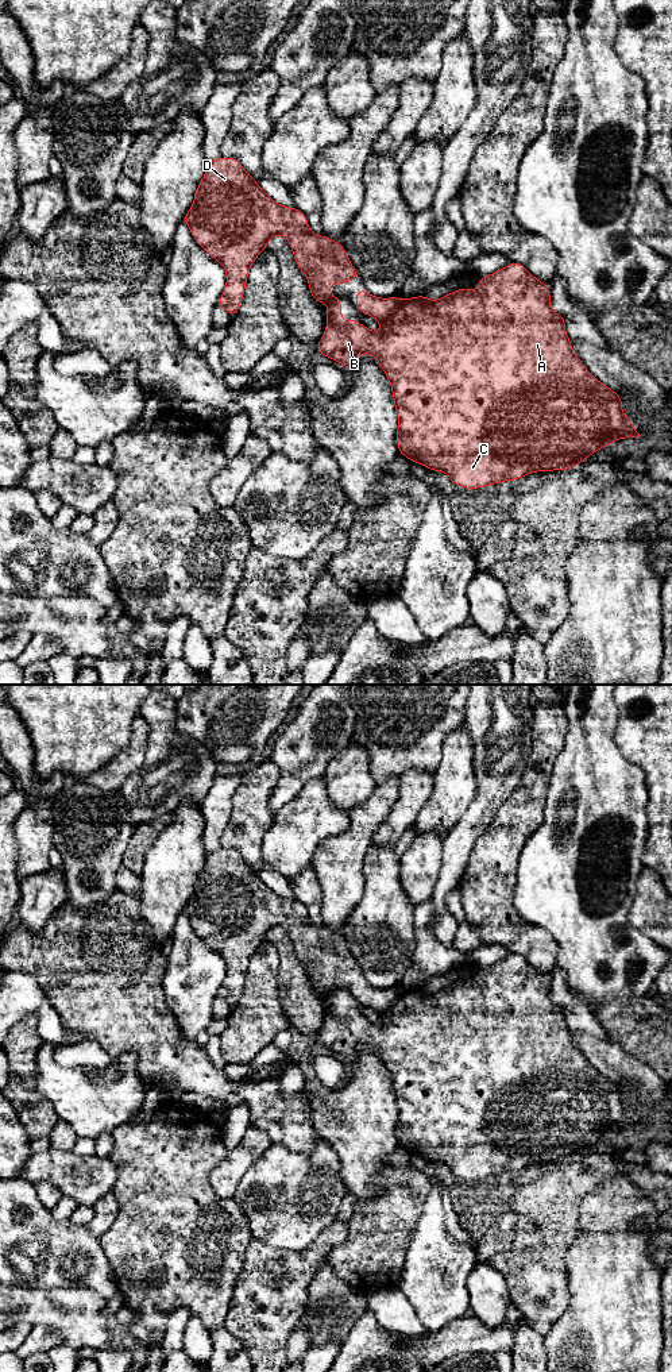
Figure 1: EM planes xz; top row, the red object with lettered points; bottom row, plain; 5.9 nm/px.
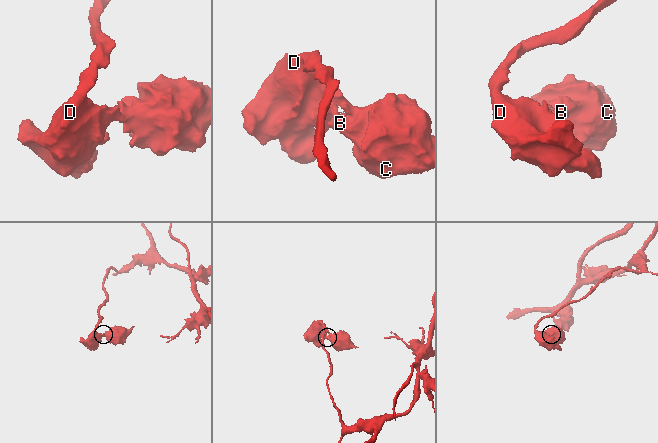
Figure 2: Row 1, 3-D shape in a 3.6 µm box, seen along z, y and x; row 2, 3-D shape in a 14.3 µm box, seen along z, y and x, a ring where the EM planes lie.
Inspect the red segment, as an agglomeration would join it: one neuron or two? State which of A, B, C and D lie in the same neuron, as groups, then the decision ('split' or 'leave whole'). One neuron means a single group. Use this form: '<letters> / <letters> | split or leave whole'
A B C / D | split

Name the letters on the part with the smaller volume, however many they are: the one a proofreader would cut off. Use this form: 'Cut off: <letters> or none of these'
Cut off: A, B, C

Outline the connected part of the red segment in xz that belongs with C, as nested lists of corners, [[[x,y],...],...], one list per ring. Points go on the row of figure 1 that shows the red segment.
[[[510,262],[506,267],[478,277],[479,286],[475,290],[456,289],[449,294],[432,301],[421,294],[412,298],[402,298],[399,305],[381,321],[381,331],[372,332],[358,320],[341,319],[341,298],[333,297],[328,301],[327,328],[323,338],[316,346],[318,354],[328,357],[332,361],[343,363],[348,371],[358,367],[358,358],[366,352],[376,358],[391,385],[393,401],[398,416],[397,446],[398,452],[406,456],[413,463],[422,465],[432,471],[443,471],[451,482],[470,490],[497,485],[505,481],[517,481],[528,474],[537,471],[569,470],[580,465],[594,452],[605,446],[610,446],[617,439],[638,438],[633,423],[622,411],[622,397],[596,379],[584,363],[575,355],[572,343],[565,331],[565,319],[556,313],[551,307],[551,290],[544,281],[530,275],[525,265]]]

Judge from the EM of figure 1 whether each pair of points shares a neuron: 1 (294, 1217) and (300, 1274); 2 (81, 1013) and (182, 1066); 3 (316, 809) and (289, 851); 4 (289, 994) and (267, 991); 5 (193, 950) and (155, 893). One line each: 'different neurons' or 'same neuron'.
1: different neurons
2: same neuron
3: same neuron
4: different neurons
5: different neurons

